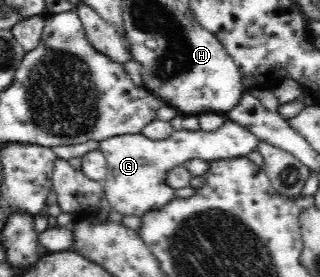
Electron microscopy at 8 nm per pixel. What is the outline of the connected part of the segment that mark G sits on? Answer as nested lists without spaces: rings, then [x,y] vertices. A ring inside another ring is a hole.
[[[229,119],[213,133],[205,131],[173,131],[169,139],[151,141],[145,135],[117,135],[101,141],[108,175],[102,181],[106,201],[121,215],[135,215],[142,218],[146,213],[161,209],[166,203],[176,199],[176,189],[168,184],[169,171],[184,165],[191,159],[219,160],[248,157],[258,151],[261,141],[249,129],[231,122]]]

